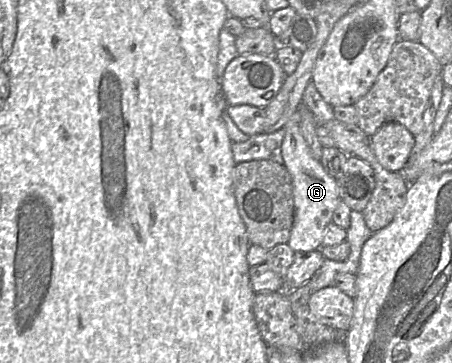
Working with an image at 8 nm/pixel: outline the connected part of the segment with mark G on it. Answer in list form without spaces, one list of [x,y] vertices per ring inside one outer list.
[[[297,111],[295,117],[284,125],[284,129],[282,155],[284,166],[292,178],[295,207],[288,245],[294,252],[312,251],[322,247],[325,230],[332,222],[333,213],[339,202],[342,201],[339,186],[336,179],[325,171],[320,160],[313,157],[297,122]]]

